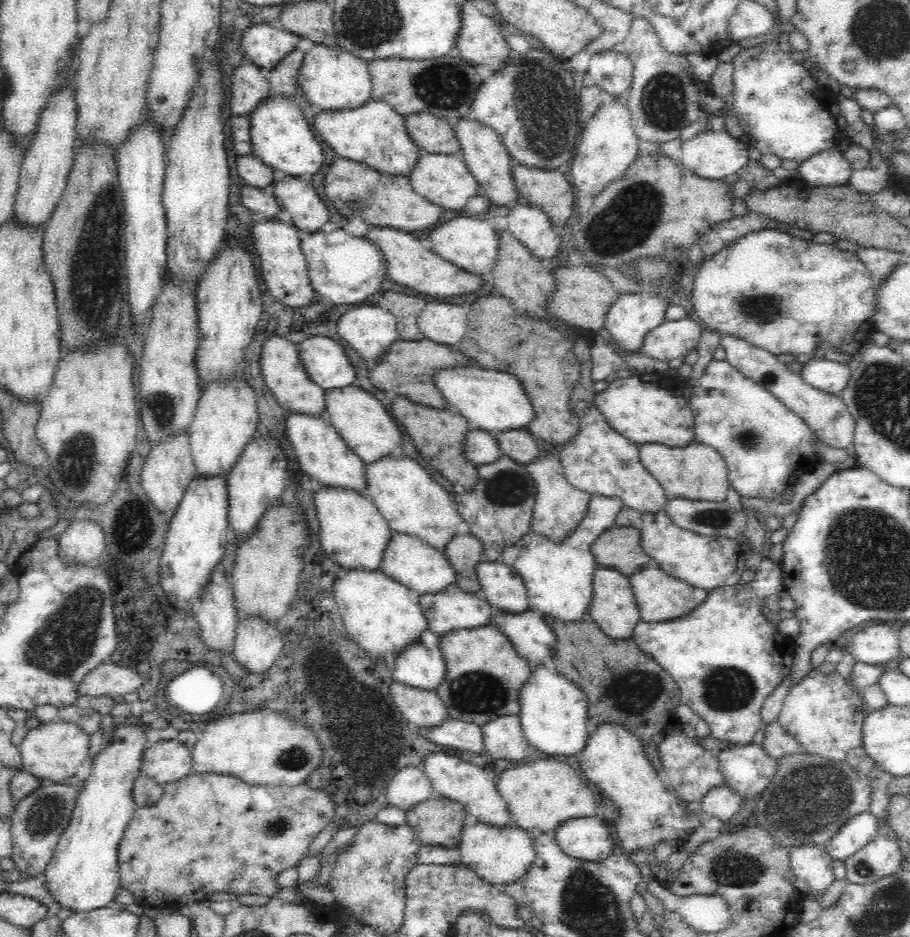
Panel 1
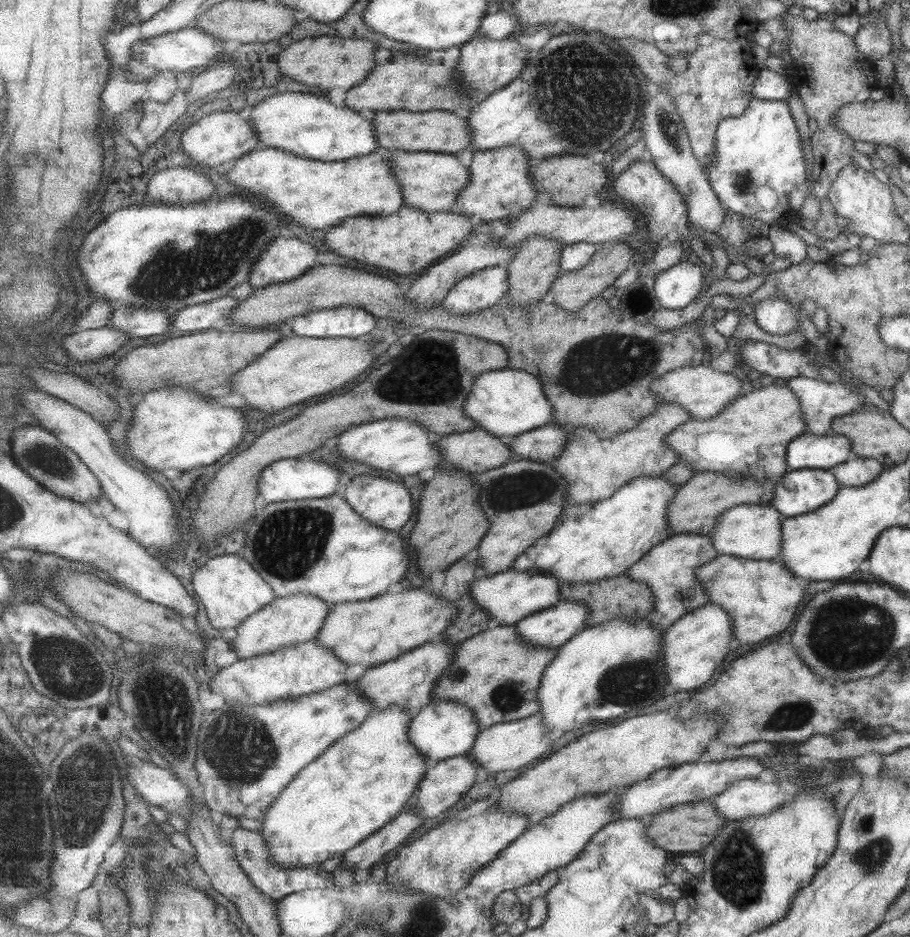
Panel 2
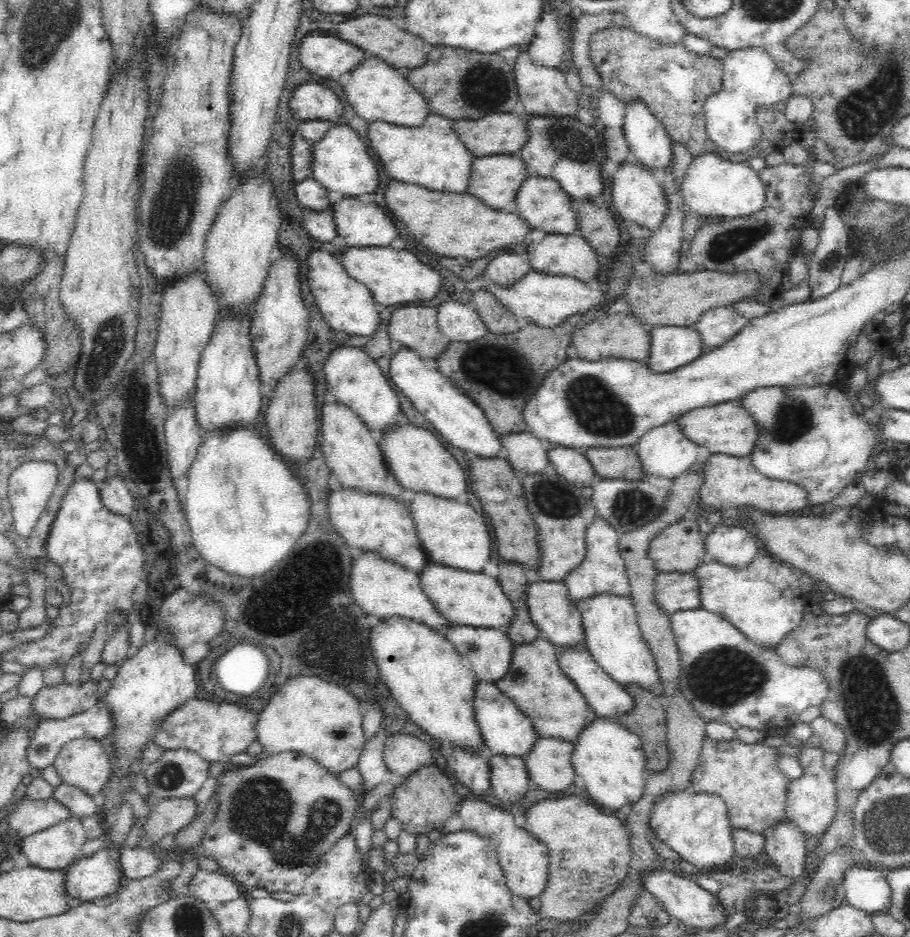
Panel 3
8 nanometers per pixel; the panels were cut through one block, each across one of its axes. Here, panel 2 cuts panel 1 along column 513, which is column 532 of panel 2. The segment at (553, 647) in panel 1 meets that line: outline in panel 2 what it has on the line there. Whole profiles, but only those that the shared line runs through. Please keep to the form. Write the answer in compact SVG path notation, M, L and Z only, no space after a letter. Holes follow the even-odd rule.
M562 600L556 606L537 612L516 625L521 640L540 648L561 648L586 626L588 605Z

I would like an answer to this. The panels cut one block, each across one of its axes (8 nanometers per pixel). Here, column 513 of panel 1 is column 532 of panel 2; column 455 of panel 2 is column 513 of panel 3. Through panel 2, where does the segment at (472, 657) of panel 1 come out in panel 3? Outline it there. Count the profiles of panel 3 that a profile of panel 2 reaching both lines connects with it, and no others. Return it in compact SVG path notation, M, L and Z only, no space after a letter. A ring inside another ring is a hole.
M540 636L528 644L516 645L507 675L495 684L517 707L530 717L542 738L554 738L574 743L582 732L596 722L598 716L587 703L577 684L562 672L559 649Z

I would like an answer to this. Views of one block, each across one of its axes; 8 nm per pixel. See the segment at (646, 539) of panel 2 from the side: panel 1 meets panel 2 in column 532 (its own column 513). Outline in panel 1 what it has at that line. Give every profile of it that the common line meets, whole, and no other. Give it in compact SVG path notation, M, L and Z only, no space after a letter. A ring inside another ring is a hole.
M593 494L584 520L564 542L554 544L545 536L530 532L514 546L504 548L500 560L513 568L523 579L530 607L544 619L552 618L569 624L590 619L589 611L595 590L594 572L600 566L592 552L592 544L598 540L598 536L616 525L616 516L623 507L624 503L620 497Z

